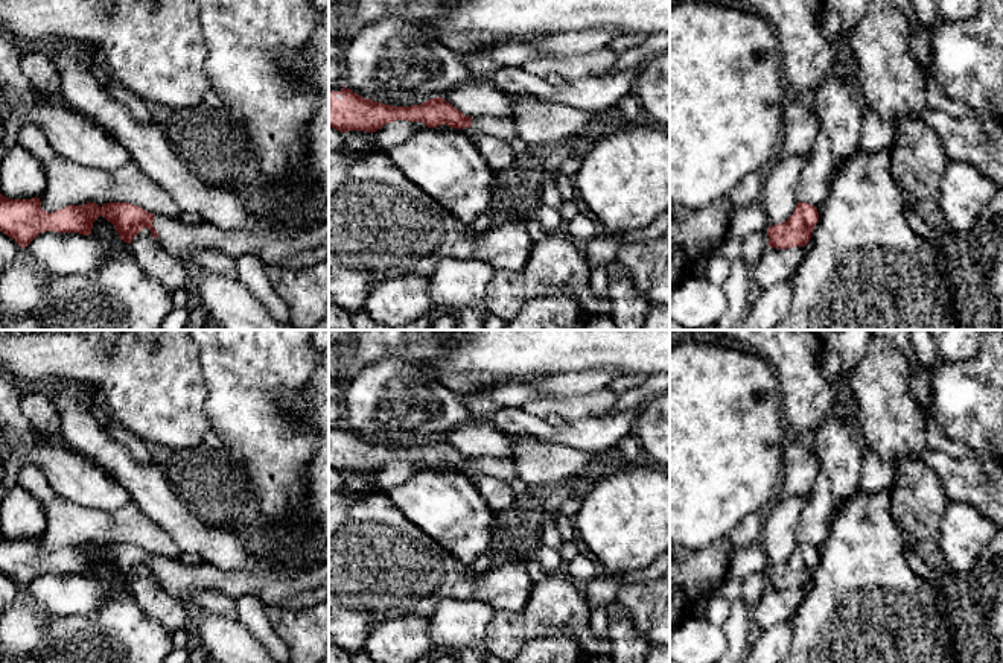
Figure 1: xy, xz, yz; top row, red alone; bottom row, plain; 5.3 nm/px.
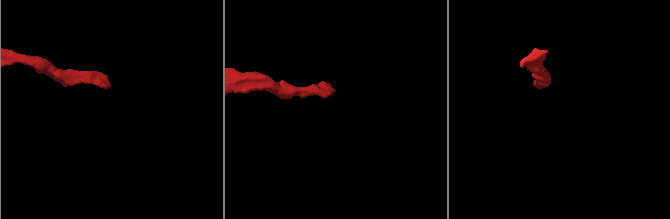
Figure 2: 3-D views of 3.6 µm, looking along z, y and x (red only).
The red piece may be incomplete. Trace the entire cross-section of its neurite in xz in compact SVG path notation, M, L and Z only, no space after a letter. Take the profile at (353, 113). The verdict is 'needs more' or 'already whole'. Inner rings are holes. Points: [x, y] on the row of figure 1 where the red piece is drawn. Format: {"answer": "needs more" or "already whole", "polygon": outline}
{"answer": "already whole", "polygon": "M345 85L341 91L329 90L329 126L336 131L376 132L396 120L422 122L428 128L447 125L461 129L472 126L472 117L460 113L443 97L434 97L420 105L393 106L365 99Z"}

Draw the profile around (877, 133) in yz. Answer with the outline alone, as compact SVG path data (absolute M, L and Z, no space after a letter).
M863 105L860 122L860 149L877 152L889 151L895 137L895 122L878 116L871 106Z

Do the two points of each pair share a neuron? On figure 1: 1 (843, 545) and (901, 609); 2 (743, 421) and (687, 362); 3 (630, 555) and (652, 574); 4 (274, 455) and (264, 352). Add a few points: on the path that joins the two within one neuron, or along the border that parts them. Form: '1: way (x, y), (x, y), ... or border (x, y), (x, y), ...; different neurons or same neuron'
1: way (859, 560), (883, 586), (886, 593); same neuron
2: way (728, 406), (699, 377); same neuron
3: border (653, 561), (640, 569), (609, 575); different neurons
4: way (261, 429), (261, 377); same neuron

